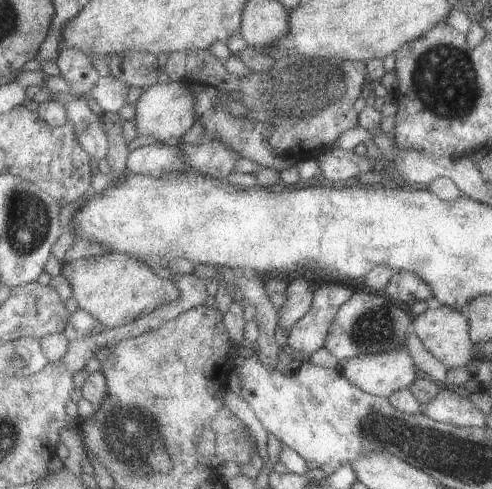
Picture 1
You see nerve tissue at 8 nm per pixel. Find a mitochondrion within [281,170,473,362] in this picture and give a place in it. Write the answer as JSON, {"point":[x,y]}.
{"point":[370,327]}

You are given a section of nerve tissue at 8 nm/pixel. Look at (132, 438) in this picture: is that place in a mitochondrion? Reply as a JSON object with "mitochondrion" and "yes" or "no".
{"mitochondrion":"yes"}

